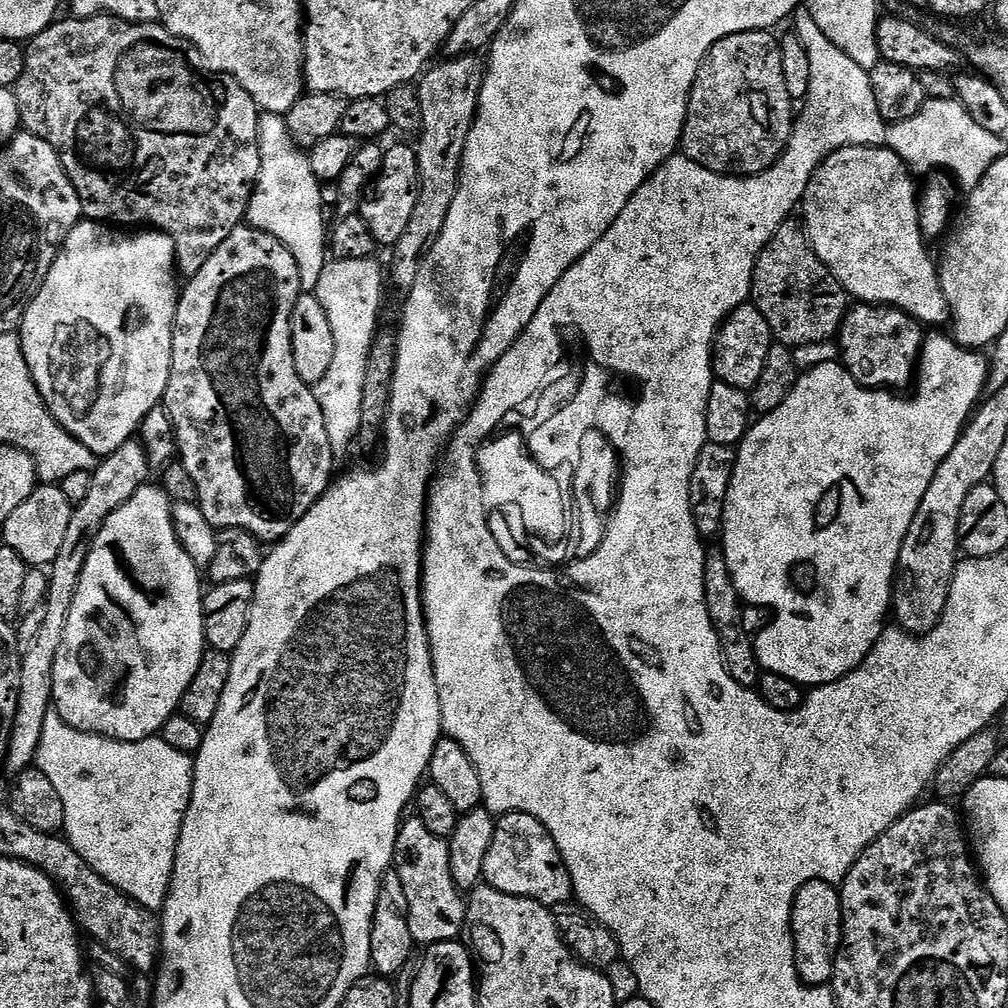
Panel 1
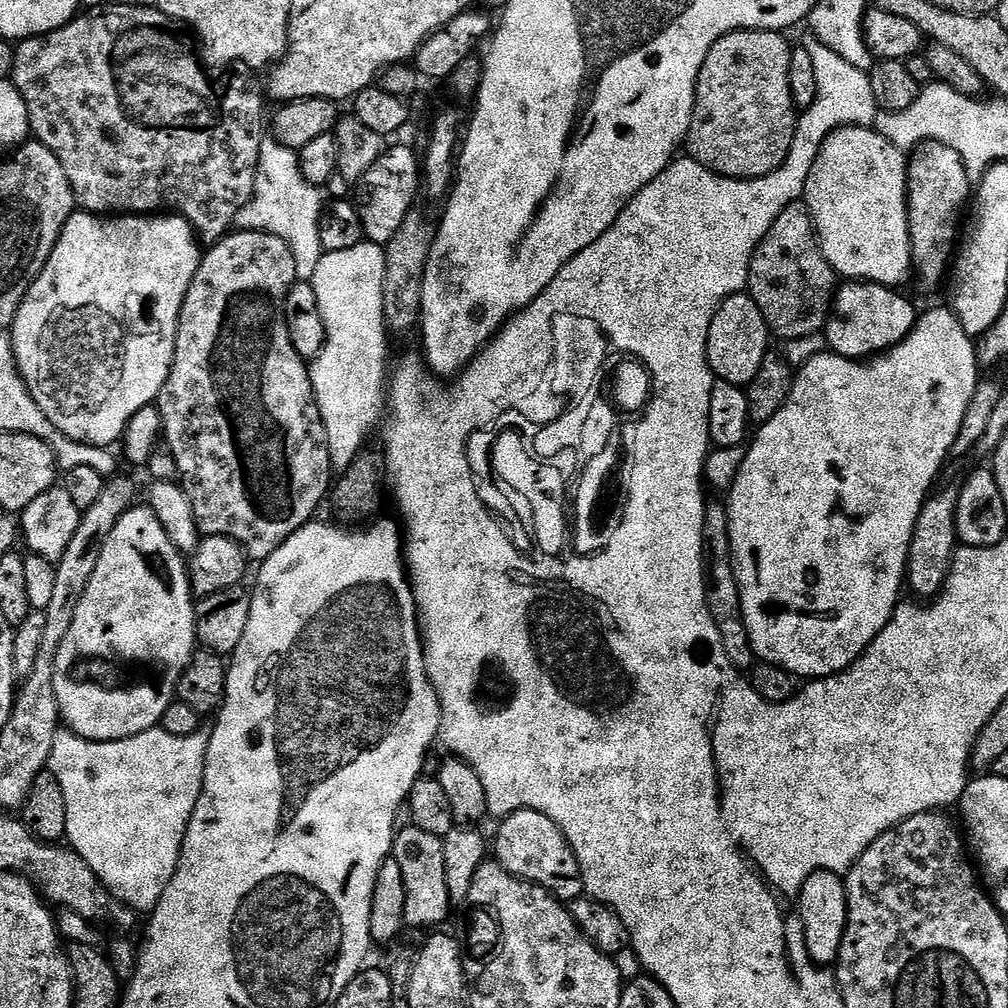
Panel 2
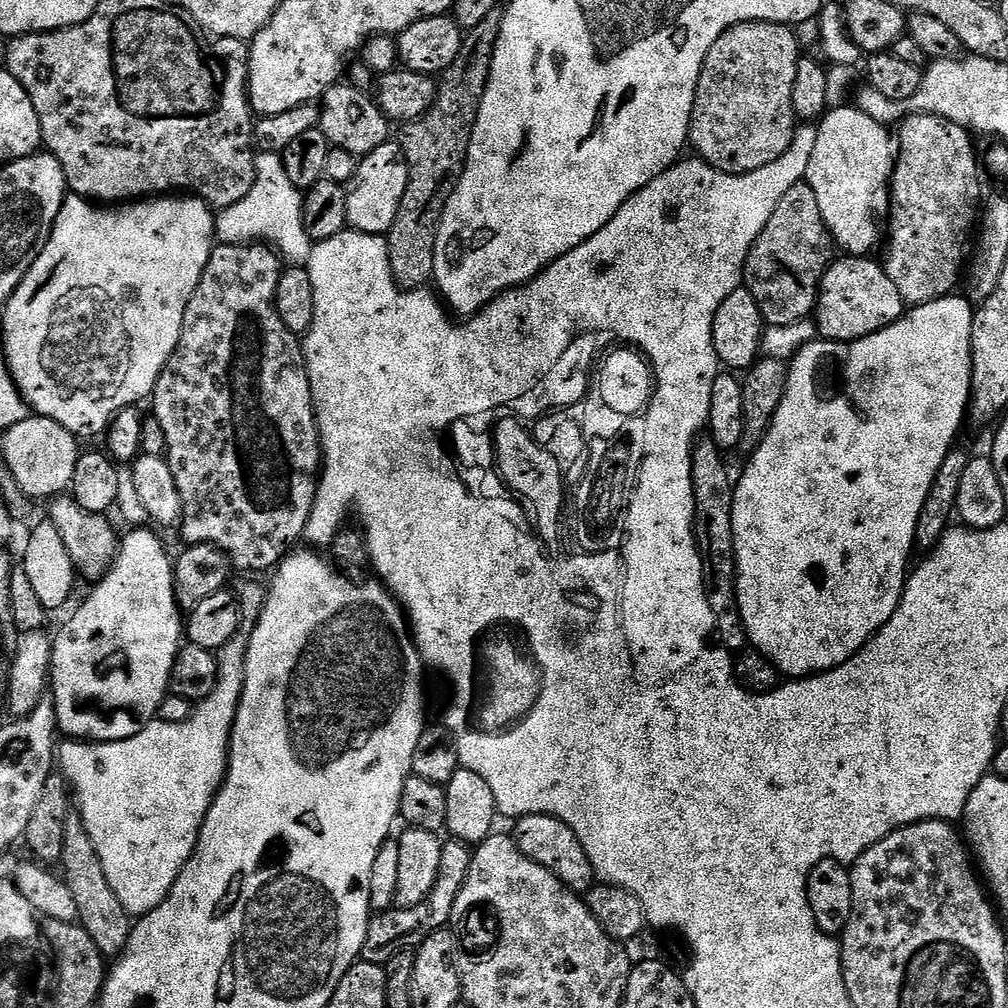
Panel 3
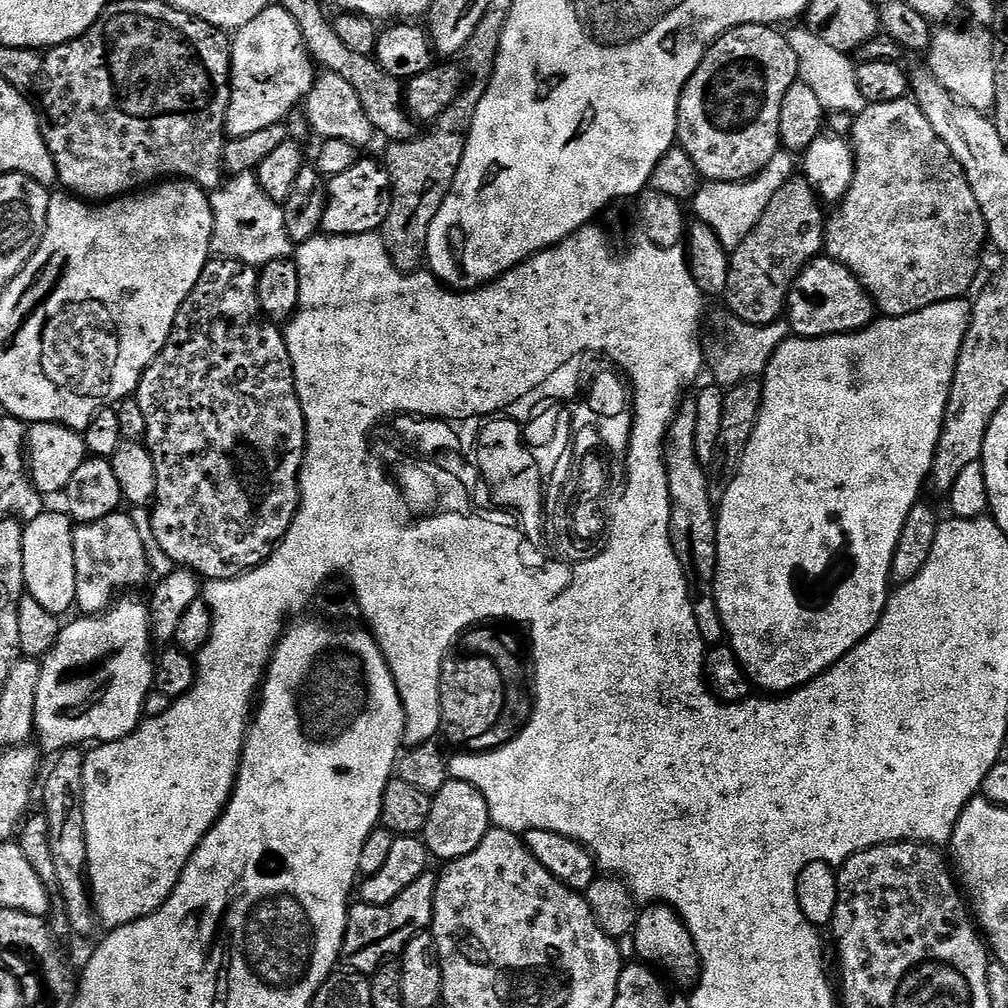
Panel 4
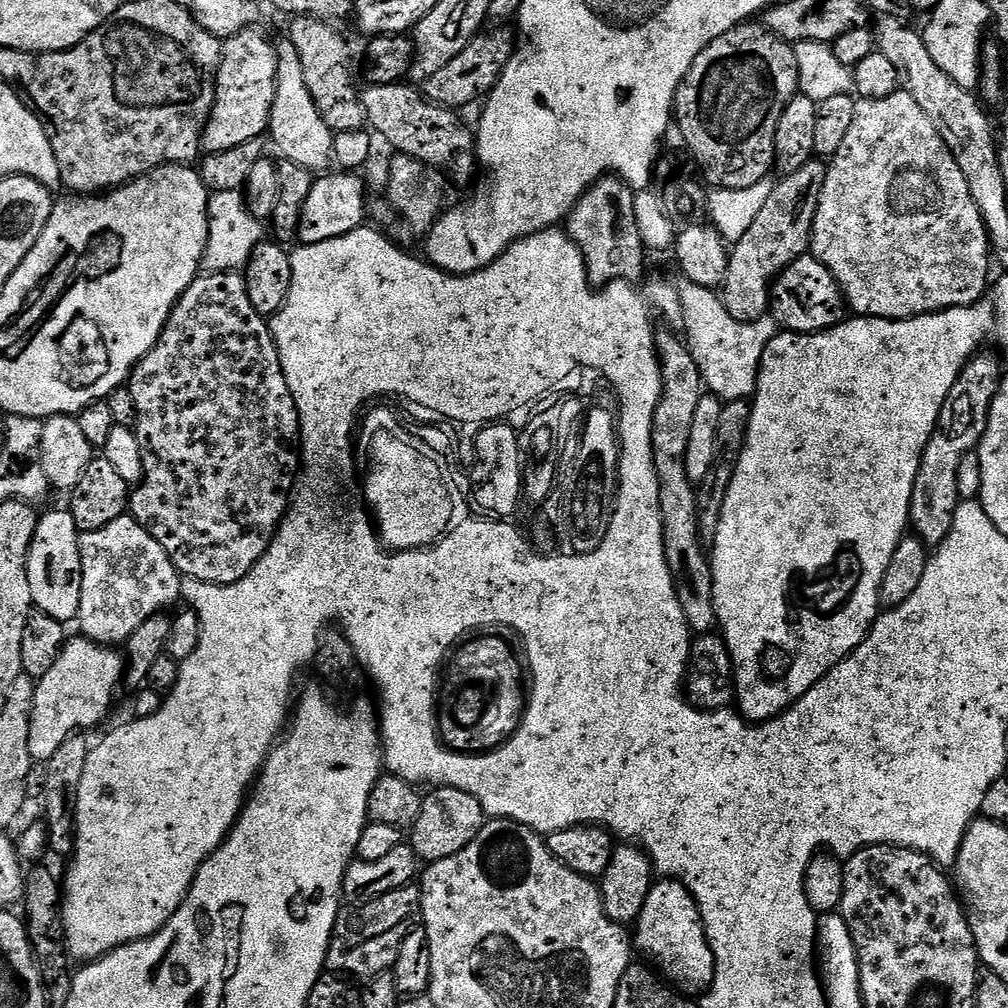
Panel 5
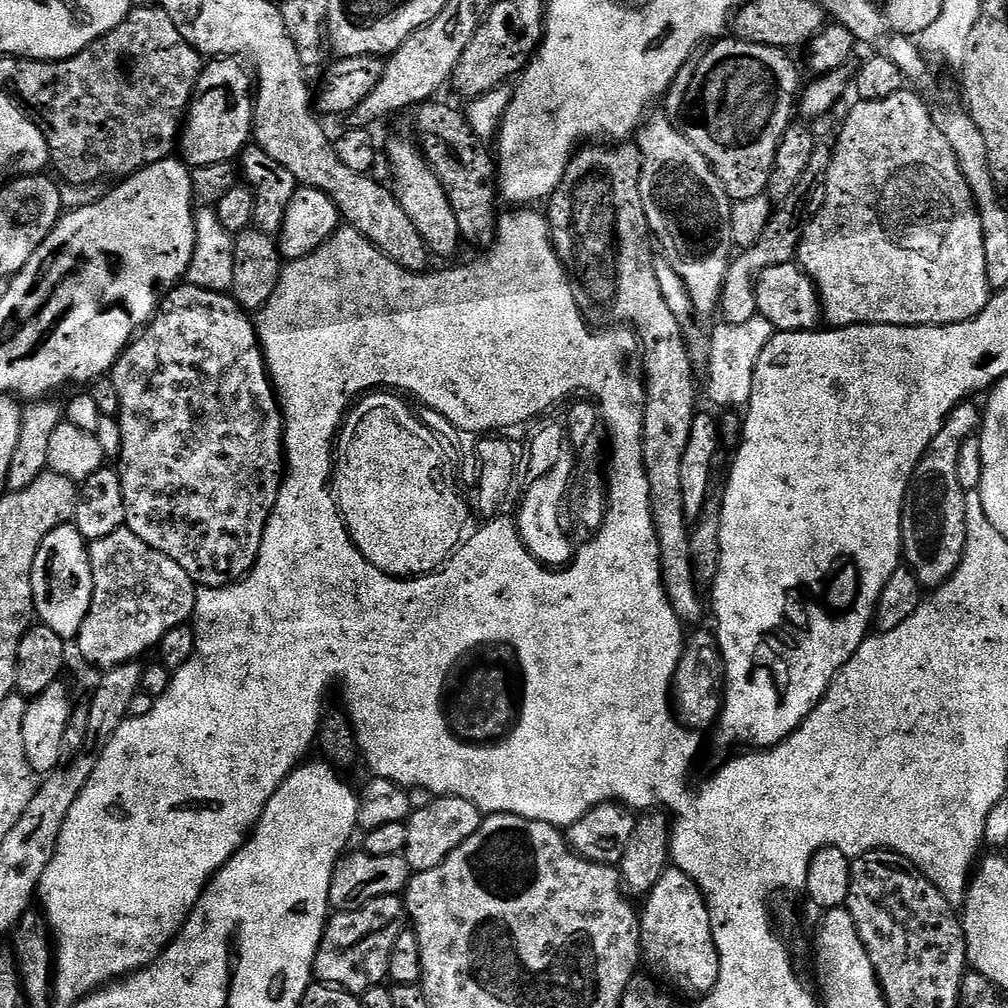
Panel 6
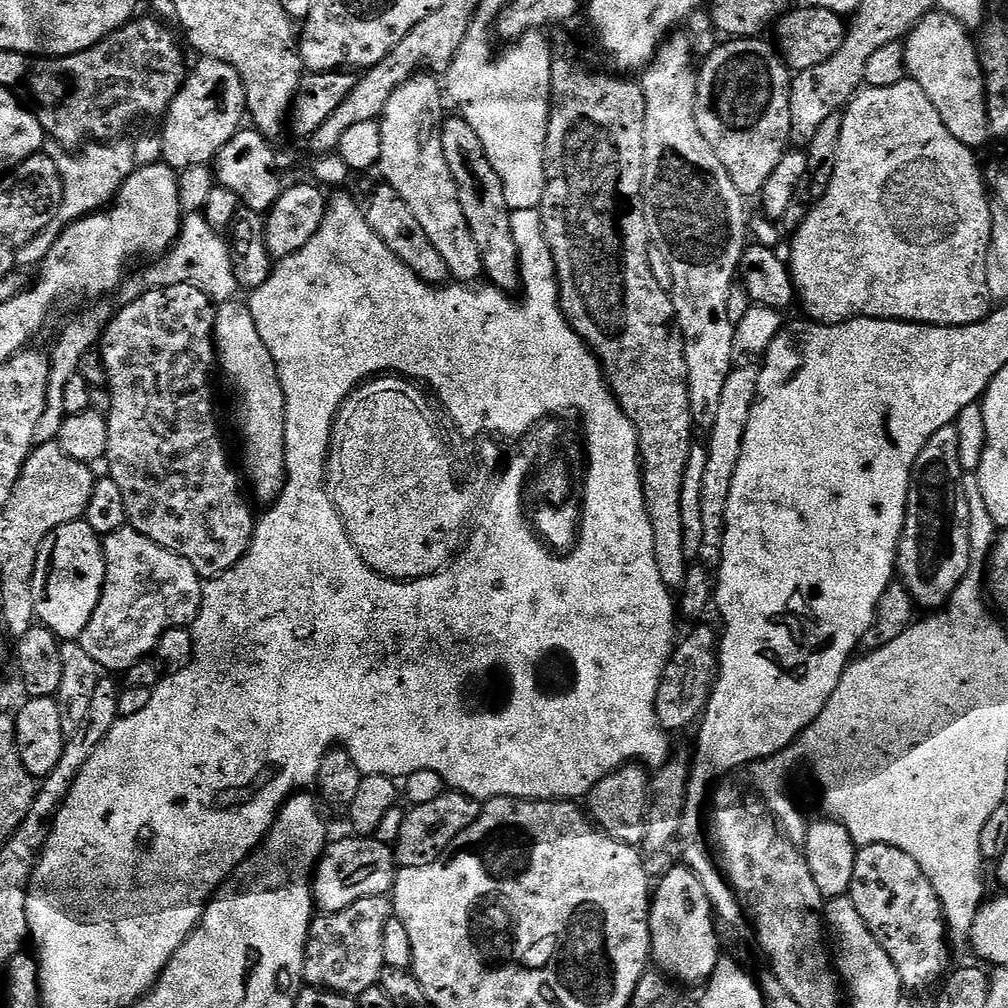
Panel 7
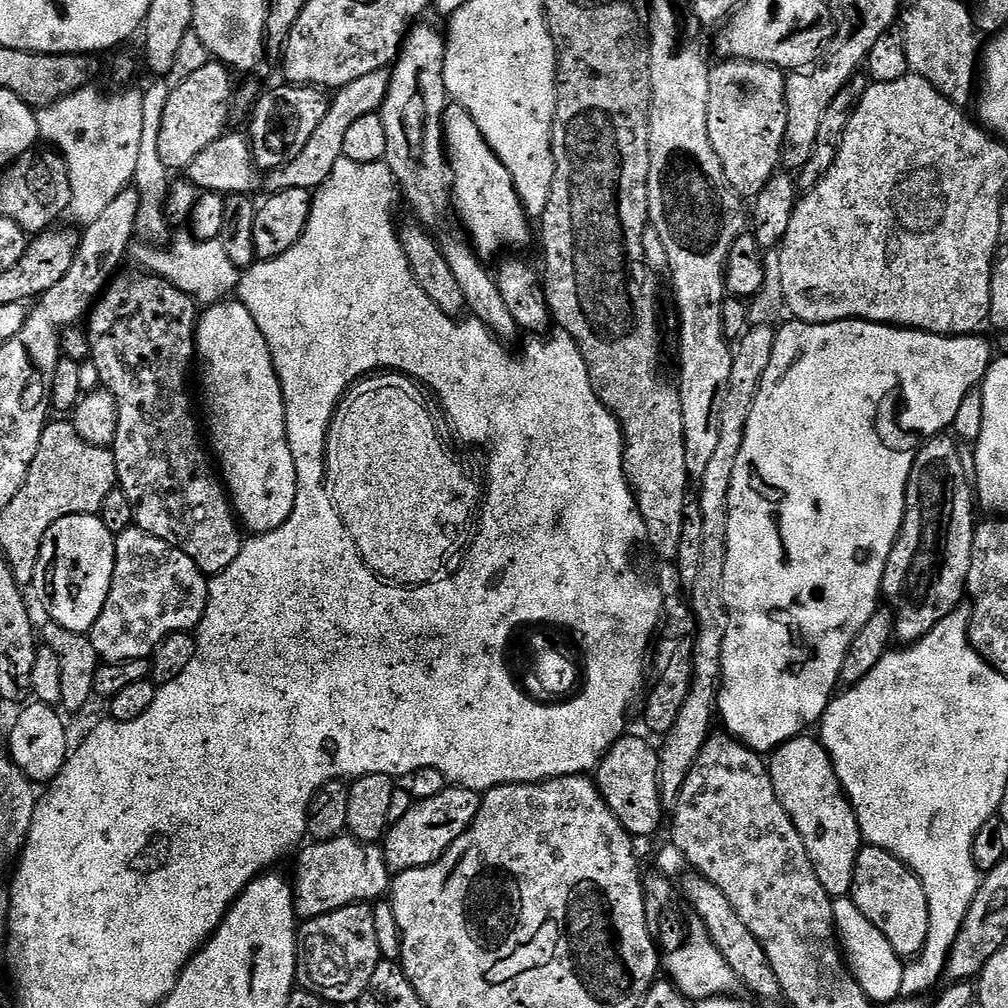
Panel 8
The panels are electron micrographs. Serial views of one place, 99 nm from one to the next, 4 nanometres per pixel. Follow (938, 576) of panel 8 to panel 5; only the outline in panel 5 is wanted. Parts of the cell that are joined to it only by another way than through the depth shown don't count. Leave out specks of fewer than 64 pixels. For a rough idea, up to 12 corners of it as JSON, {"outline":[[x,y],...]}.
{"outline":[[973,356],[922,454],[908,519],[950,534],[958,466],[986,434],[1000,364]]}

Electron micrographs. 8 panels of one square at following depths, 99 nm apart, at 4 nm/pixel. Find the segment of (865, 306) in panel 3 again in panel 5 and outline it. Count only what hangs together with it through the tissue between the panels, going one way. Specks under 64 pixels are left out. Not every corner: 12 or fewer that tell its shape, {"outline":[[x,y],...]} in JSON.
{"outline":[[805,254],[776,277],[770,312],[789,332],[844,323],[831,270]]}

